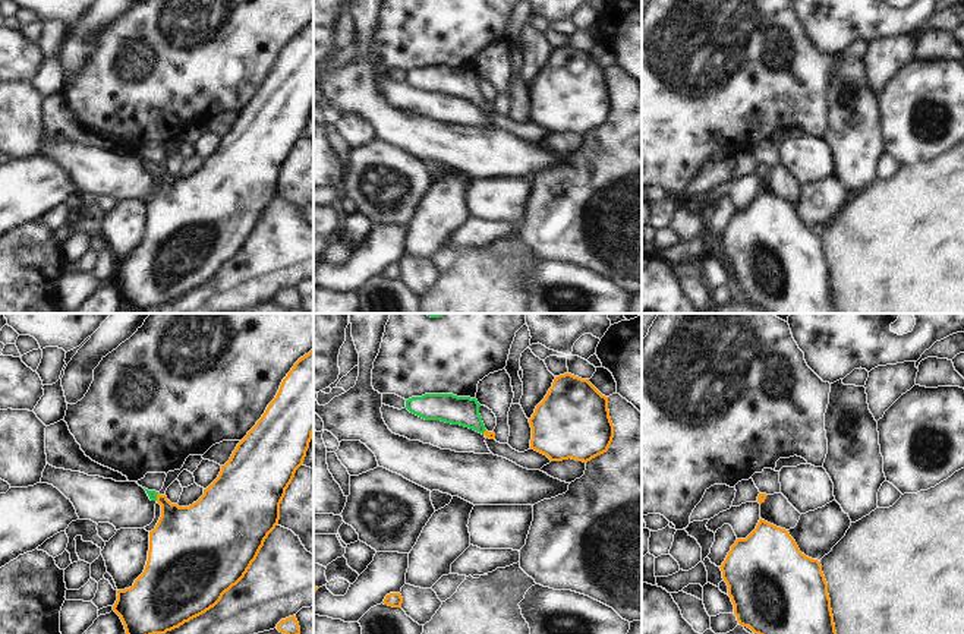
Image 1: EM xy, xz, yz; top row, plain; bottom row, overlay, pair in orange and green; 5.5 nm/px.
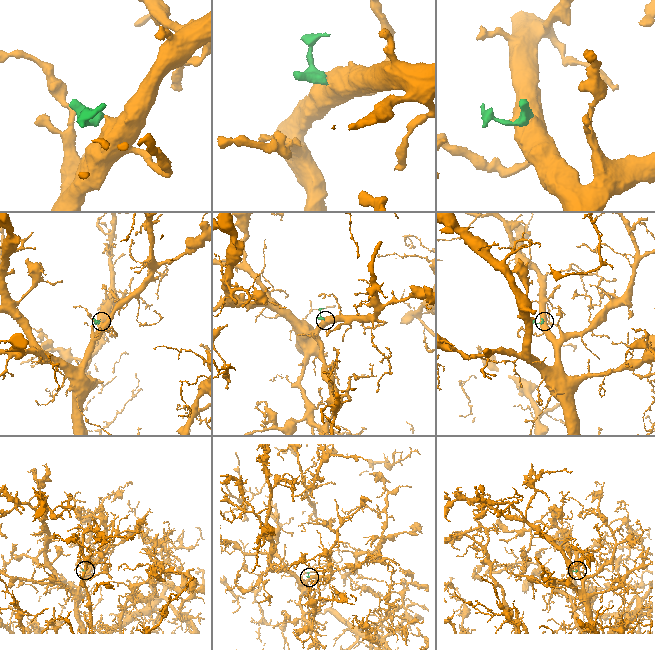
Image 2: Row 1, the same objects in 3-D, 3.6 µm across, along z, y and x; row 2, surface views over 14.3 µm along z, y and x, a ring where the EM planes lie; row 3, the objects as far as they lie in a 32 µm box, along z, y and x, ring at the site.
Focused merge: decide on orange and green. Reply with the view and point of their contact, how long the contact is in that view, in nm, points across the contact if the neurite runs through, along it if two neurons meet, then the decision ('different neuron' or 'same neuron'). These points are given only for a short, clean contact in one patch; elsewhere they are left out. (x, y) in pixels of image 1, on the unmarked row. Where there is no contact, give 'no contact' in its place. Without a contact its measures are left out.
meets orange in xy at (157, 169); contact 50 nm long; runs through xy (182, 207), (167, 179), (157, 169), (153, 167); same neuron

